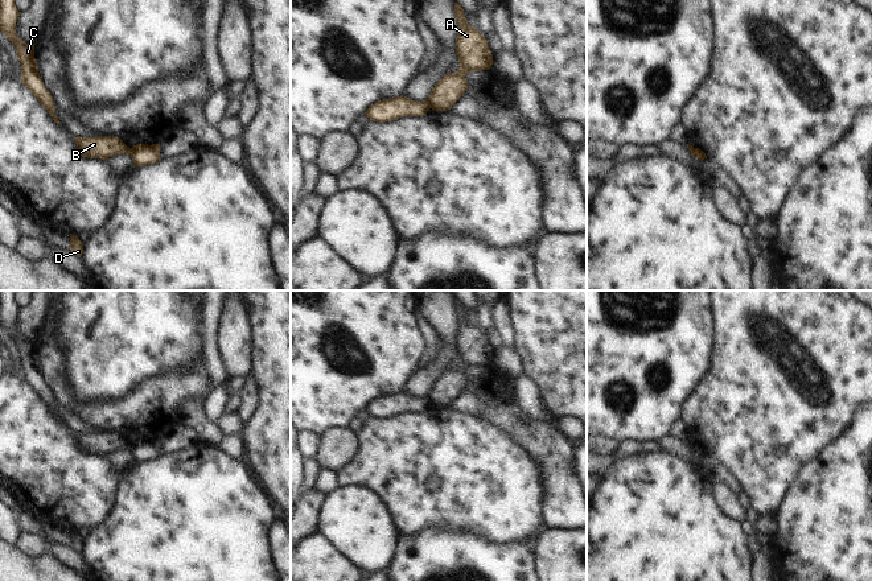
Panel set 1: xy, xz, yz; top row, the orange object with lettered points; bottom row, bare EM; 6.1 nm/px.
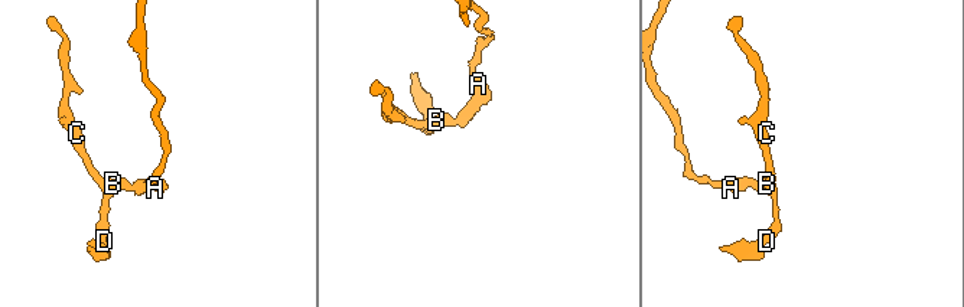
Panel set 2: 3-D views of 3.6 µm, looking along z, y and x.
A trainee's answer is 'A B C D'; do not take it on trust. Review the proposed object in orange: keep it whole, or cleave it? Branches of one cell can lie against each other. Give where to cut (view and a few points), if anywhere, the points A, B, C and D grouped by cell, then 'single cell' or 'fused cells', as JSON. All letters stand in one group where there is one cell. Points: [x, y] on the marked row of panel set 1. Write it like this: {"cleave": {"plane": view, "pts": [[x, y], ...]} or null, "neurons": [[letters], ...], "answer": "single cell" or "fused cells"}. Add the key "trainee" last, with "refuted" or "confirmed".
{"cleave": {"plane": "xy", "pts": [[130, 148], [131, 155]]}, "neurons": [["A"], ["B", "C", "D"]], "answer": "fused cells", "trainee": "refuted"}

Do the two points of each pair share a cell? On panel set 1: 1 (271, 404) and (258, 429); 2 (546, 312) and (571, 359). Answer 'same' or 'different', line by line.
1: same
2: same

